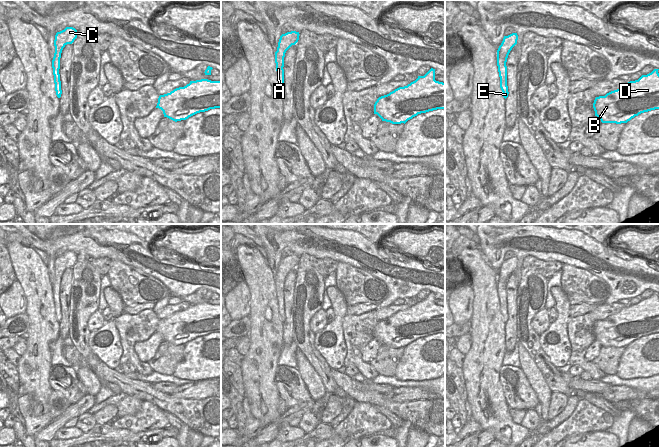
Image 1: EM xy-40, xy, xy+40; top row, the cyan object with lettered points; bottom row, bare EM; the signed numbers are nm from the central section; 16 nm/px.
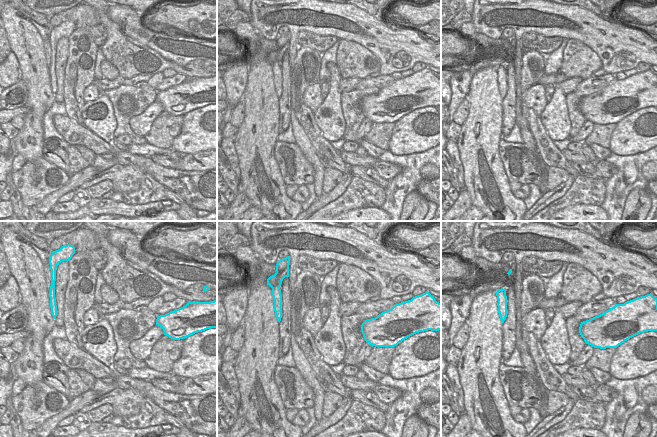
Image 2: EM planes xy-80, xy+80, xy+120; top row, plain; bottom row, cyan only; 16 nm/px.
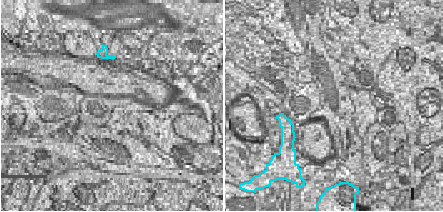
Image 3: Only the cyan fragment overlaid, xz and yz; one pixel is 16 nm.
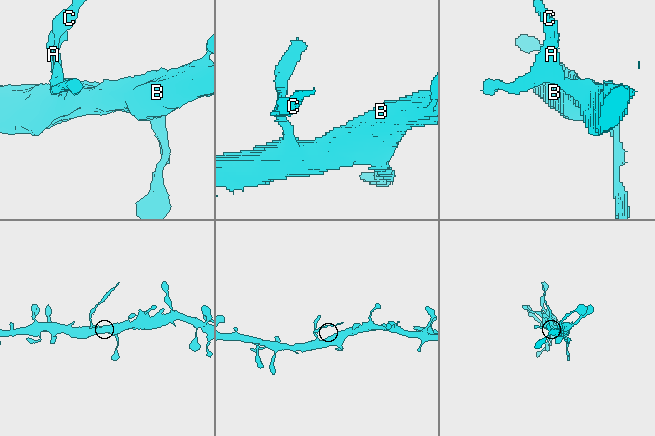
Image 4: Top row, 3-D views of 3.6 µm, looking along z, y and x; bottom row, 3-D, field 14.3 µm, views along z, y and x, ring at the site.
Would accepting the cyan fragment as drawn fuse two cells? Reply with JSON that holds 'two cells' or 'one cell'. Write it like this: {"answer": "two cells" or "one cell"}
{"answer": "two cells"}

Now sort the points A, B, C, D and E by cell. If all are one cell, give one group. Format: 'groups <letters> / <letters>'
groups A B D E / C

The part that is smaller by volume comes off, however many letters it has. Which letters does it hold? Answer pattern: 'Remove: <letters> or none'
Remove: C

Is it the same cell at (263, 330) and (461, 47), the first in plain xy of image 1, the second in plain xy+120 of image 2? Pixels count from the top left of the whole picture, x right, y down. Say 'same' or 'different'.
different

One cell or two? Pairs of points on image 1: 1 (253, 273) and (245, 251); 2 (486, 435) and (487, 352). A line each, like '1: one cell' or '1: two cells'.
1: one cell
2: two cells

